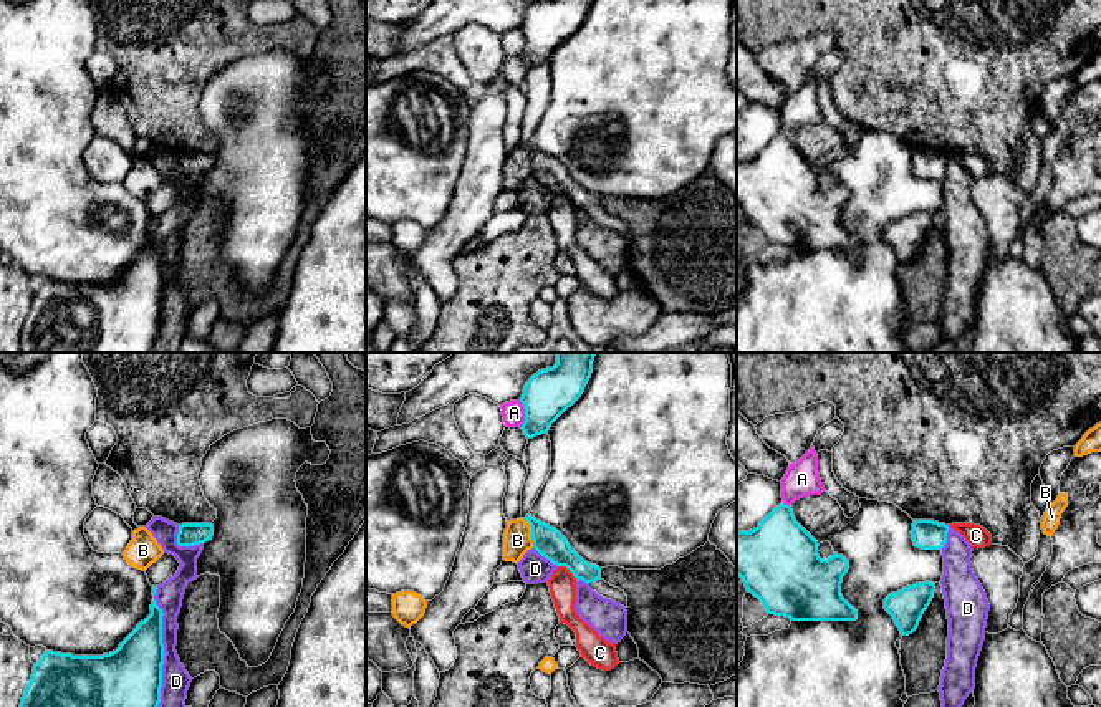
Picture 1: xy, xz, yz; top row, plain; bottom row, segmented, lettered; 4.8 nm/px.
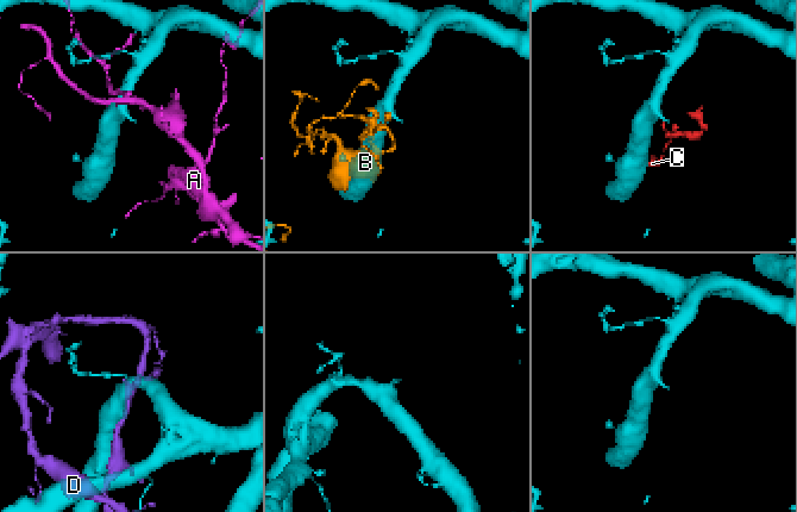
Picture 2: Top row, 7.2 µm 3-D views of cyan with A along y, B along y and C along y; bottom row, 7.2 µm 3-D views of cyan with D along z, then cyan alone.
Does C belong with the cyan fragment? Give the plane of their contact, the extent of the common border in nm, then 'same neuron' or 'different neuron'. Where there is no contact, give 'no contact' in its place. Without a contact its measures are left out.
contact in xz; length 120 nm; different neuron

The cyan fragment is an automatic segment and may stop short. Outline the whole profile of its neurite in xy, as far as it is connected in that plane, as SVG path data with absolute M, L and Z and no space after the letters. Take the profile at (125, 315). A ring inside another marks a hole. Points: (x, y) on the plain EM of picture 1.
M156 228L151 243L119 273L103 285L73 285L46 280L33 295L20 331L22 353L151 353L162 316L162 238Z

